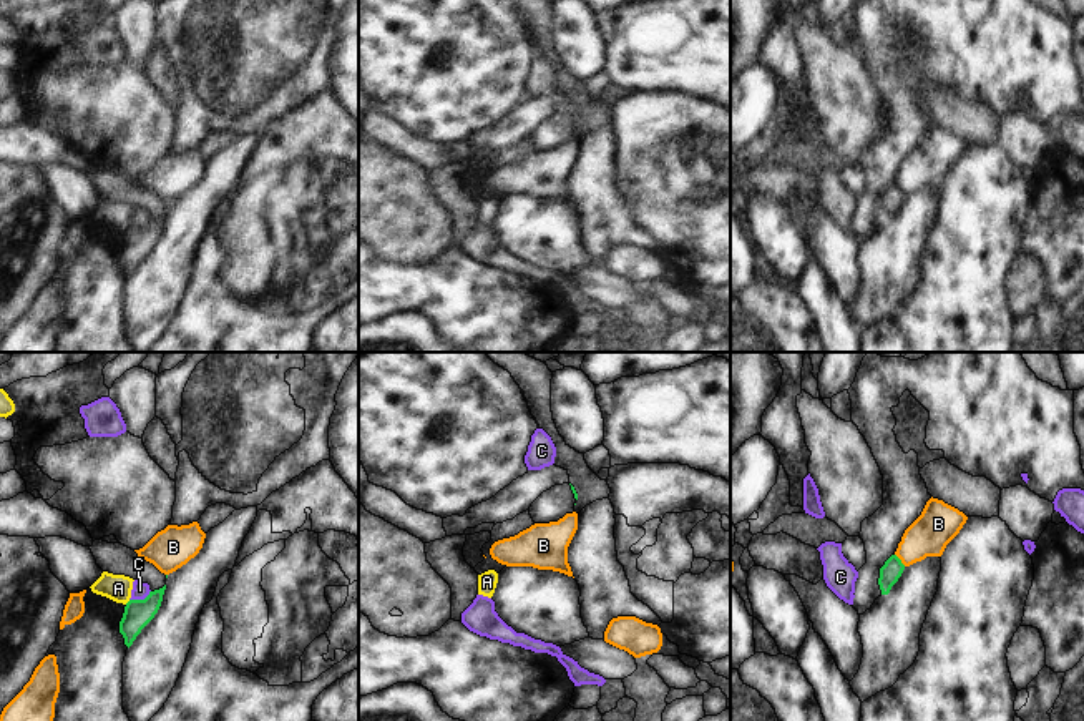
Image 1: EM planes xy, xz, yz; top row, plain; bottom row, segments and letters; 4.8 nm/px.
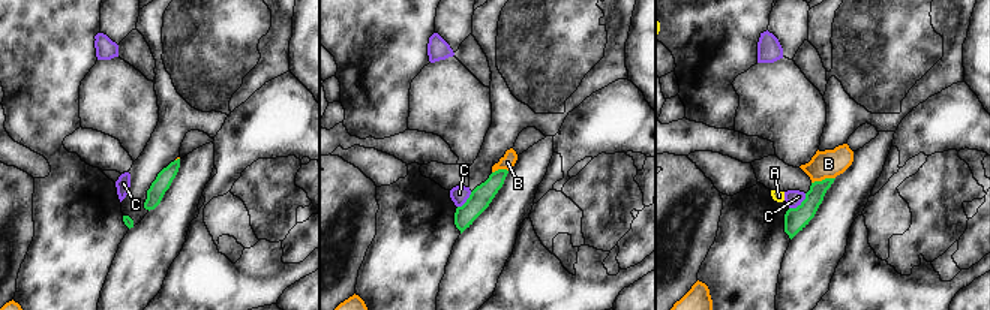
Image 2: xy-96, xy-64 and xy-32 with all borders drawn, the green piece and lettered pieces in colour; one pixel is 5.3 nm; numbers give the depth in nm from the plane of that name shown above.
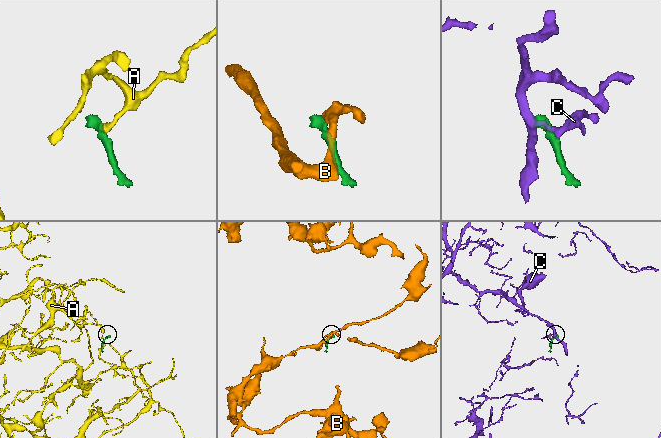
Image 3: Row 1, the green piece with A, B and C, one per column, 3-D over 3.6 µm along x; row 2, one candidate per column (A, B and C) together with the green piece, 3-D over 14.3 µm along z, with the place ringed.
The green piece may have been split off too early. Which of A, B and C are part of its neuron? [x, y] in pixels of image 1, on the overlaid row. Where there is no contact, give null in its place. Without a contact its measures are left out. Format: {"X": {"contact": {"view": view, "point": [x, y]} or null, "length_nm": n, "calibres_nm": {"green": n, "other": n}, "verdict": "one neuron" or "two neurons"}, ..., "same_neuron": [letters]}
{"A": {"contact": {"view": "xy", "point": [128, 602]}, "length_nm": 40, "calibres_nm": {"green": 140, "other": 130}, "verdict": "two neurons"}, "B": {"contact": {"view": "yz", "point": [900, 560]}, "length_nm": 80, "calibres_nm": {"green": 100, "other": 200}, "verdict": "two neurons"}, "C": {"contact": {"view": "xy", "point": [140, 600]}, "length_nm": 120, "calibres_nm": {"green": 140, "other": 80}, "verdict": "two neurons"}, "same_neuron": []}

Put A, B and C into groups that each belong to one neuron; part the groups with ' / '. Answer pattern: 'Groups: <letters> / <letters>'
Groups: A / B / C.

